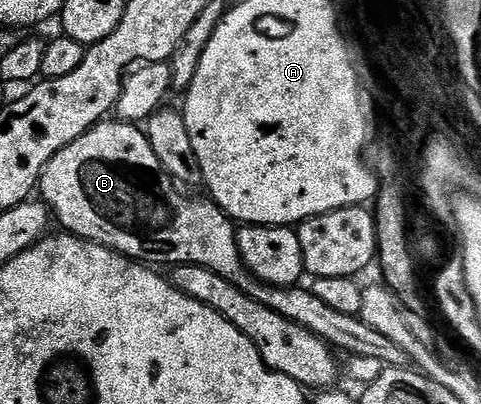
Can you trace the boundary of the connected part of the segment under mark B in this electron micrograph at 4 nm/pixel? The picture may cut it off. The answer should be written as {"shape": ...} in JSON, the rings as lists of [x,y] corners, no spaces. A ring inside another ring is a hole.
{"shape":[[[107,118],[95,124],[81,138],[77,138],[65,150],[53,154],[53,158],[45,166],[43,176],[39,179],[37,189],[42,203],[59,219],[60,229],[66,230],[72,236],[79,236],[82,240],[92,240],[122,256],[130,256],[132,260],[146,262],[151,266],[174,266],[176,264],[196,264],[205,266],[221,278],[225,278],[235,288],[253,298],[261,306],[276,312],[291,320],[297,326],[309,330],[317,338],[321,338],[328,346],[340,348],[347,352],[348,357],[360,356],[363,359],[374,360],[388,368],[406,368],[411,364],[409,354],[397,346],[397,342],[389,342],[385,334],[373,330],[364,320],[353,314],[341,314],[341,310],[333,310],[333,306],[325,306],[321,298],[317,298],[310,287],[292,286],[289,288],[275,288],[265,284],[251,275],[239,253],[239,237],[236,225],[230,216],[210,198],[204,200],[190,200],[182,196],[180,185],[171,179],[171,175],[164,170],[157,154],[153,154],[153,146],[149,142],[146,131],[138,123],[124,122],[118,118]]]}

